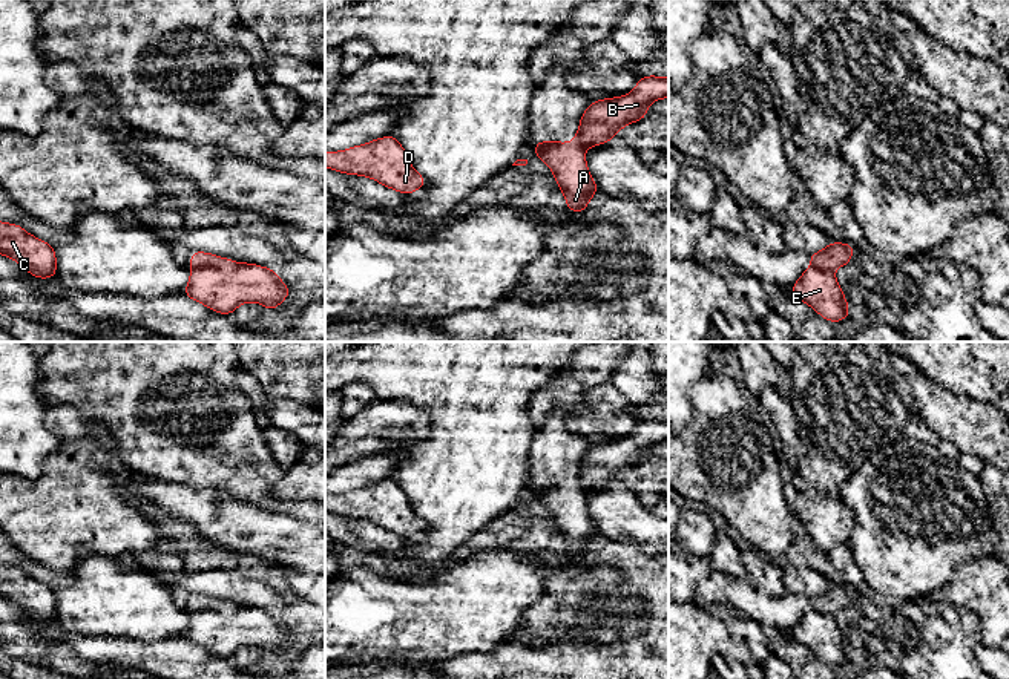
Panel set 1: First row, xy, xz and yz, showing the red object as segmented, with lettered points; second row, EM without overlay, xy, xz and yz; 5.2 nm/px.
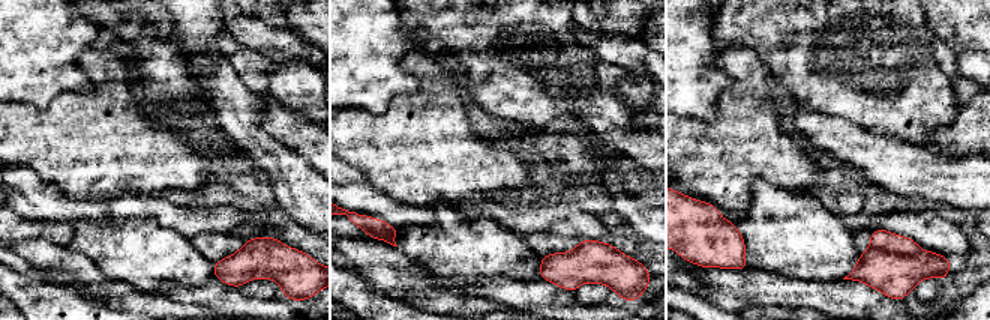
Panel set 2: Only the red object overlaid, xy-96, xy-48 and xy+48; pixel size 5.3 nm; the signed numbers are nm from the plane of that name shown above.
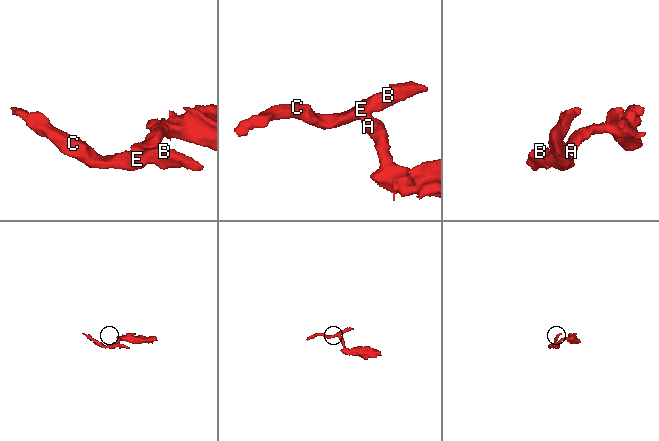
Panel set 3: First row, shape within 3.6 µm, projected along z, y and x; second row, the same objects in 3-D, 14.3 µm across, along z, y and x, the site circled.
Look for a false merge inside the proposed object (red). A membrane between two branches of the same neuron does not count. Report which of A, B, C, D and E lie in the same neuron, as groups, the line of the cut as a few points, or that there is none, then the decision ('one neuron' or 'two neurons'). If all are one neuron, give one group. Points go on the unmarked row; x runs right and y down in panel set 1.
A / B C D E; cut in xy along (235, 606), (227, 610), (190, 609); two neurons

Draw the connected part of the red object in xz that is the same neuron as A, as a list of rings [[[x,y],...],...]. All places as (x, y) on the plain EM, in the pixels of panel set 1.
[[[534,486],[535,498],[546,506],[564,538],[567,555],[584,556],[589,544],[600,536],[592,521],[584,492],[577,486]]]

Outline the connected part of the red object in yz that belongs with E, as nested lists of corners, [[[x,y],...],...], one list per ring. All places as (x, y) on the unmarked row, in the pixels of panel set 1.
[[[811,608],[790,633],[793,641],[810,648],[825,664],[839,667],[851,658],[845,636],[830,615]]]

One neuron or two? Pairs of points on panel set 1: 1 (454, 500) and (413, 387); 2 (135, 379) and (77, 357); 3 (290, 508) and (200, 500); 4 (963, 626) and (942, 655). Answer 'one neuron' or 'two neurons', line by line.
1: one neuron
2: one neuron
3: two neurons
4: one neuron

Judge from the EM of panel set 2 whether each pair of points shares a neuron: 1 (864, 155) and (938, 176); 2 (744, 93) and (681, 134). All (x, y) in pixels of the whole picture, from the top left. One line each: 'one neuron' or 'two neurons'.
1: one neuron
2: one neuron

